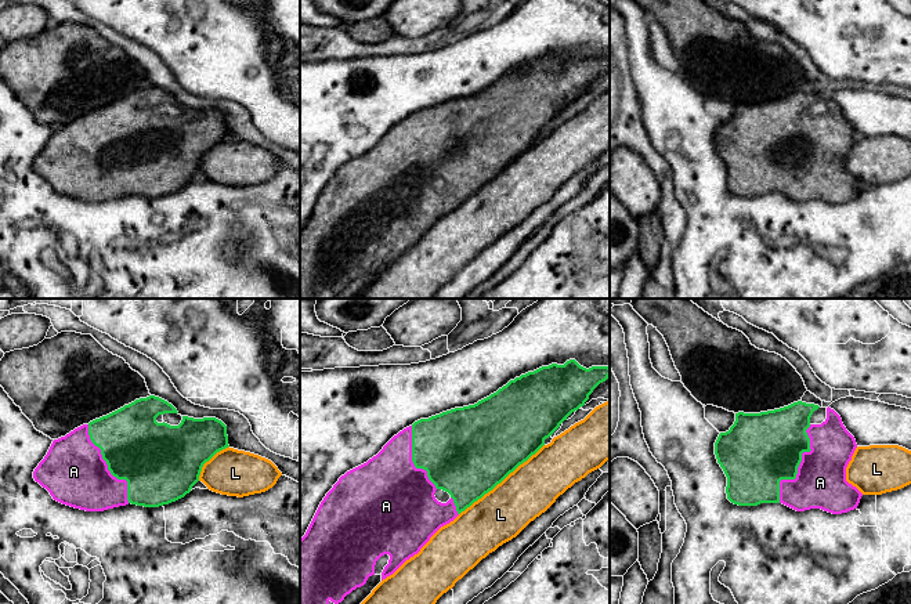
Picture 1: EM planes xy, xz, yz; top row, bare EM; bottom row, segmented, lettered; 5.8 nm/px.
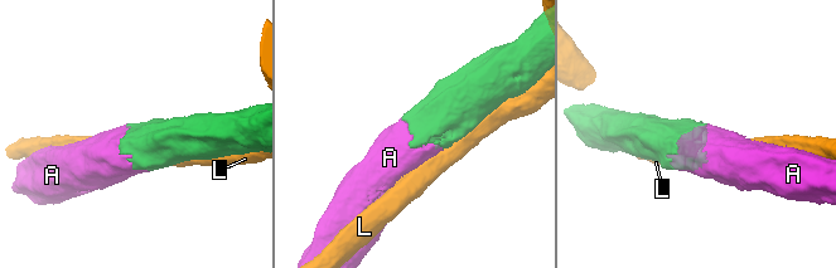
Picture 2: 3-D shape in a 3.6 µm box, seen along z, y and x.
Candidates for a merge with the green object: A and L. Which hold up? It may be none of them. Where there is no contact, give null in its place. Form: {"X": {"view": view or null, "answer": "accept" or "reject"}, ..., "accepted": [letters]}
{"A": {"view": "yz", "answer": "accept"}, "L": {"view": "xz", "answer": "reject"}, "accepted": ["A"]}

